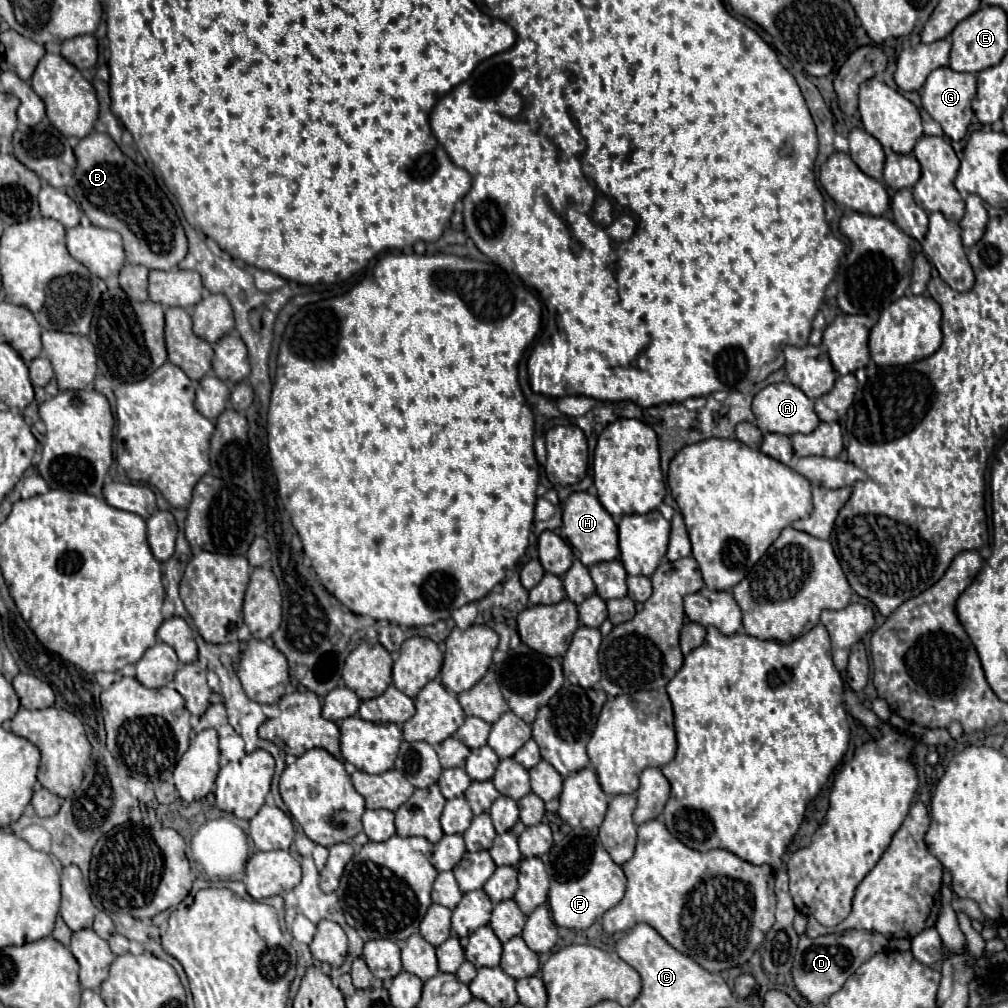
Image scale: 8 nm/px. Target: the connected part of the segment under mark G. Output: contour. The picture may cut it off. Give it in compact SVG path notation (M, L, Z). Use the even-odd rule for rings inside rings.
M949 66L937 68L929 74L927 82L923 84L923 94L921 94L921 102L923 108L929 112L929 116L941 124L943 132L951 138L951 140L961 140L967 134L967 126L971 122L973 116L973 108L971 108L971 100L975 96L975 76L973 74L963 74L963 72L955 72Z

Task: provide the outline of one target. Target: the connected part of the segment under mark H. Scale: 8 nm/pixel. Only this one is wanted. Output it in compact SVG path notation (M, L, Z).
M573 492L565 500L561 536L571 544L575 558L581 560L585 566L593 566L597 562L619 558L617 524L613 522L611 514L601 506L601 502L595 496L591 496L589 492Z

